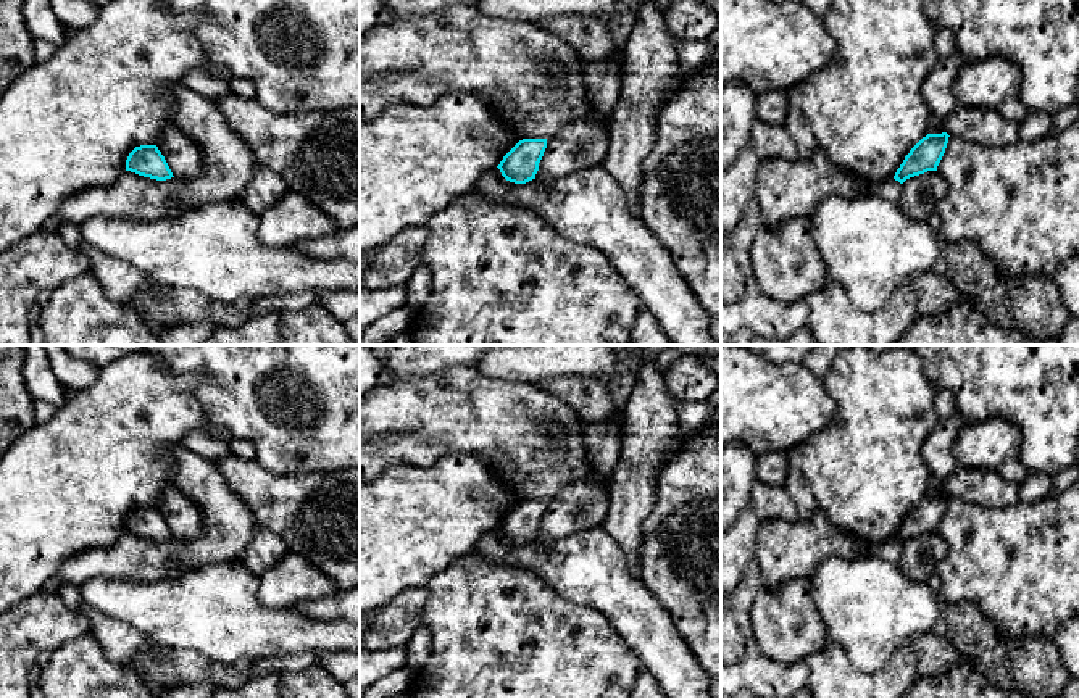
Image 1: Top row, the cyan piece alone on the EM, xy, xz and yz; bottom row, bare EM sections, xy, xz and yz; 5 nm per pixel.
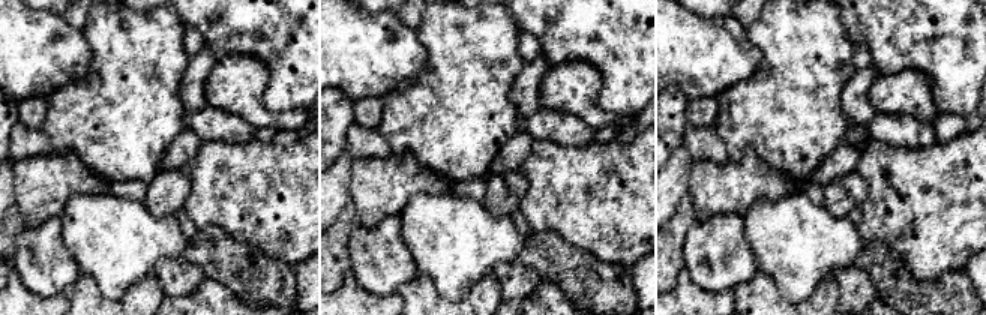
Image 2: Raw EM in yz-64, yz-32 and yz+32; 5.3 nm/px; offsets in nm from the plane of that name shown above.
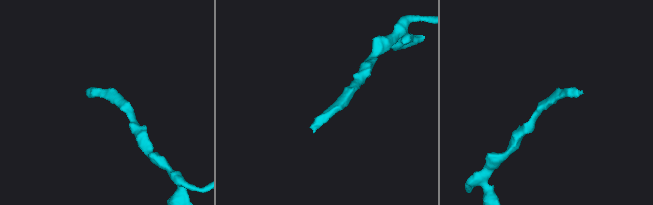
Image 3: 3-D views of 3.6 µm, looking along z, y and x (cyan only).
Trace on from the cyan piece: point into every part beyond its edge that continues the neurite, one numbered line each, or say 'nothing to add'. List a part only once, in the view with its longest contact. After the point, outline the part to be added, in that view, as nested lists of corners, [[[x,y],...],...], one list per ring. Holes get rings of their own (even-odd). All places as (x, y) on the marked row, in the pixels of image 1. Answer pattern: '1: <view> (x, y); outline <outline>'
nothing to add

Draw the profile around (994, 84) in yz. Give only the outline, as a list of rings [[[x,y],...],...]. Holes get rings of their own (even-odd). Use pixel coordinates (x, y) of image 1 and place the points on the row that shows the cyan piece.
[[[1003,56],[966,63],[953,84],[958,105],[992,110],[1010,121],[1021,123],[1034,110],[1026,108],[1019,98],[1023,73]]]

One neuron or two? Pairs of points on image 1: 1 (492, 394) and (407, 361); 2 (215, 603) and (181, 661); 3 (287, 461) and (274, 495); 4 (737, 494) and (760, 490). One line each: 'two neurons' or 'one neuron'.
1: two neurons
2: two neurons
3: two neurons
4: two neurons

